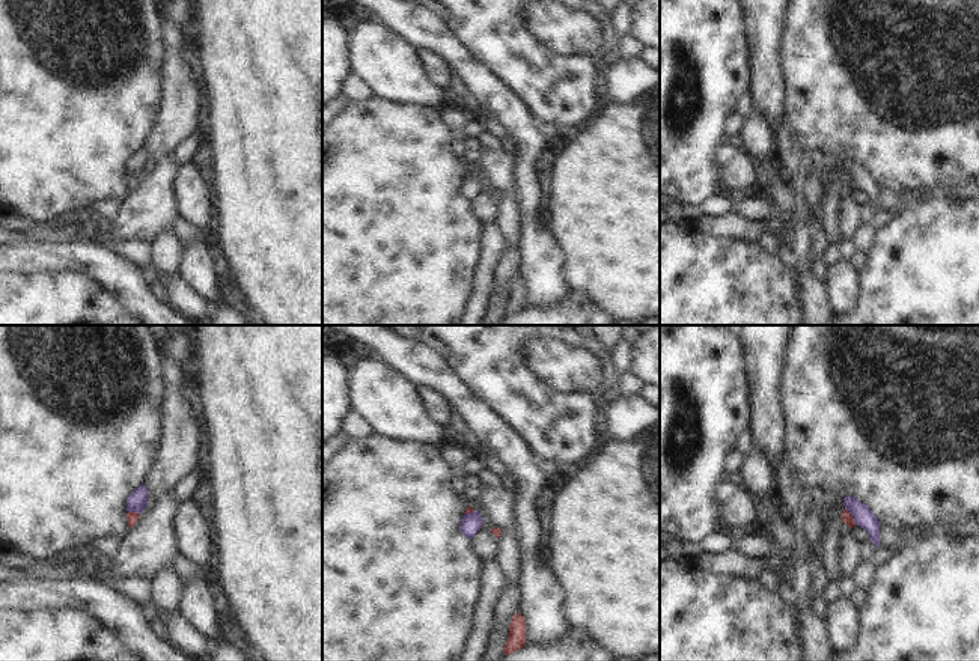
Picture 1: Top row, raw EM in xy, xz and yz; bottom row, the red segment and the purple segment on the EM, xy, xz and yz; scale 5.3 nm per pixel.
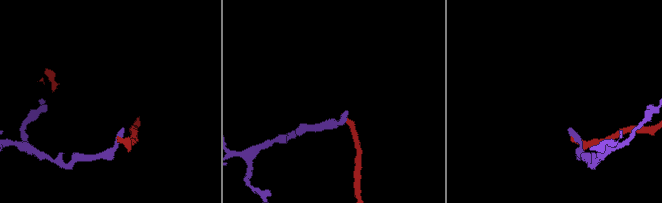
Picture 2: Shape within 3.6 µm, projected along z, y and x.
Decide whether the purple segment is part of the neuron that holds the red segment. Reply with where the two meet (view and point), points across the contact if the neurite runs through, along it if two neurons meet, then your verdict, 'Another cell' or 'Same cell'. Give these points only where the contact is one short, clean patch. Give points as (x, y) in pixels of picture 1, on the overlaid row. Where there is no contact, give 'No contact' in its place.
Touches red at yz (851, 517). Boundary: yz (845, 508), (856, 524). Another cell

